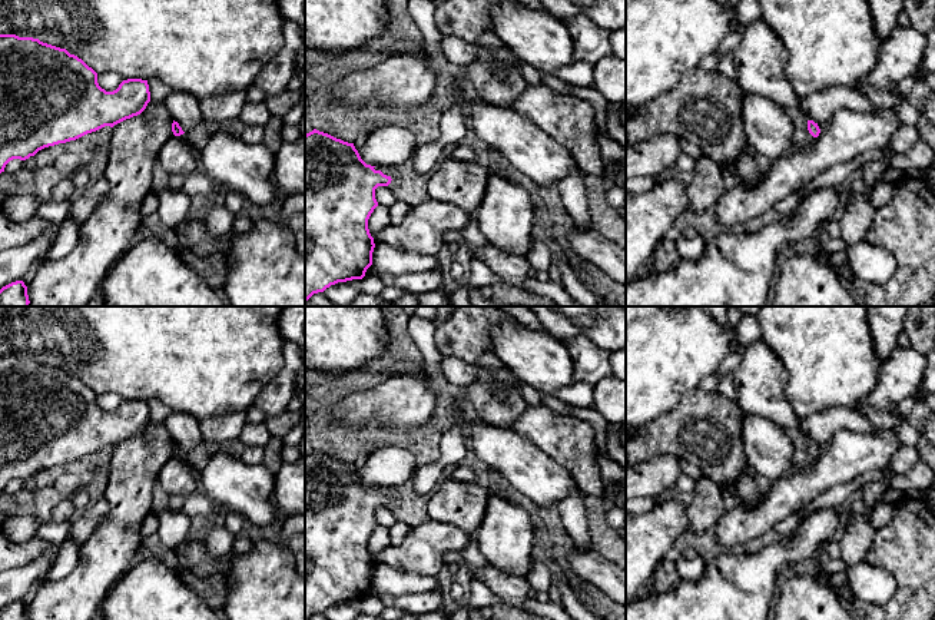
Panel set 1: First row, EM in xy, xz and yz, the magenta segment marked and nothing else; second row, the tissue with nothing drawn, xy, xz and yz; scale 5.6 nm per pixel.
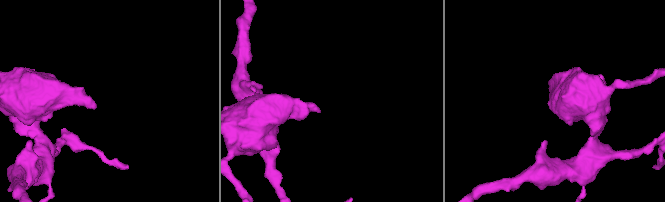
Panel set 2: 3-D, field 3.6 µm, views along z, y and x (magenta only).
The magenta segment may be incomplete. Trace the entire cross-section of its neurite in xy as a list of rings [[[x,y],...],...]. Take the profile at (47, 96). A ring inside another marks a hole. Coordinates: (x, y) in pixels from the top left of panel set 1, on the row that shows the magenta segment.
[[[0,34],[0,173],[13,159],[26,160],[39,150],[76,140],[105,126],[115,125],[140,115],[150,102],[147,80],[123,80],[113,92],[97,83],[97,73],[82,59],[33,37]]]

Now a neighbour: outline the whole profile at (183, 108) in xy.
[[[172,90],[165,105],[183,132],[193,129],[202,120],[199,99],[193,95]]]

